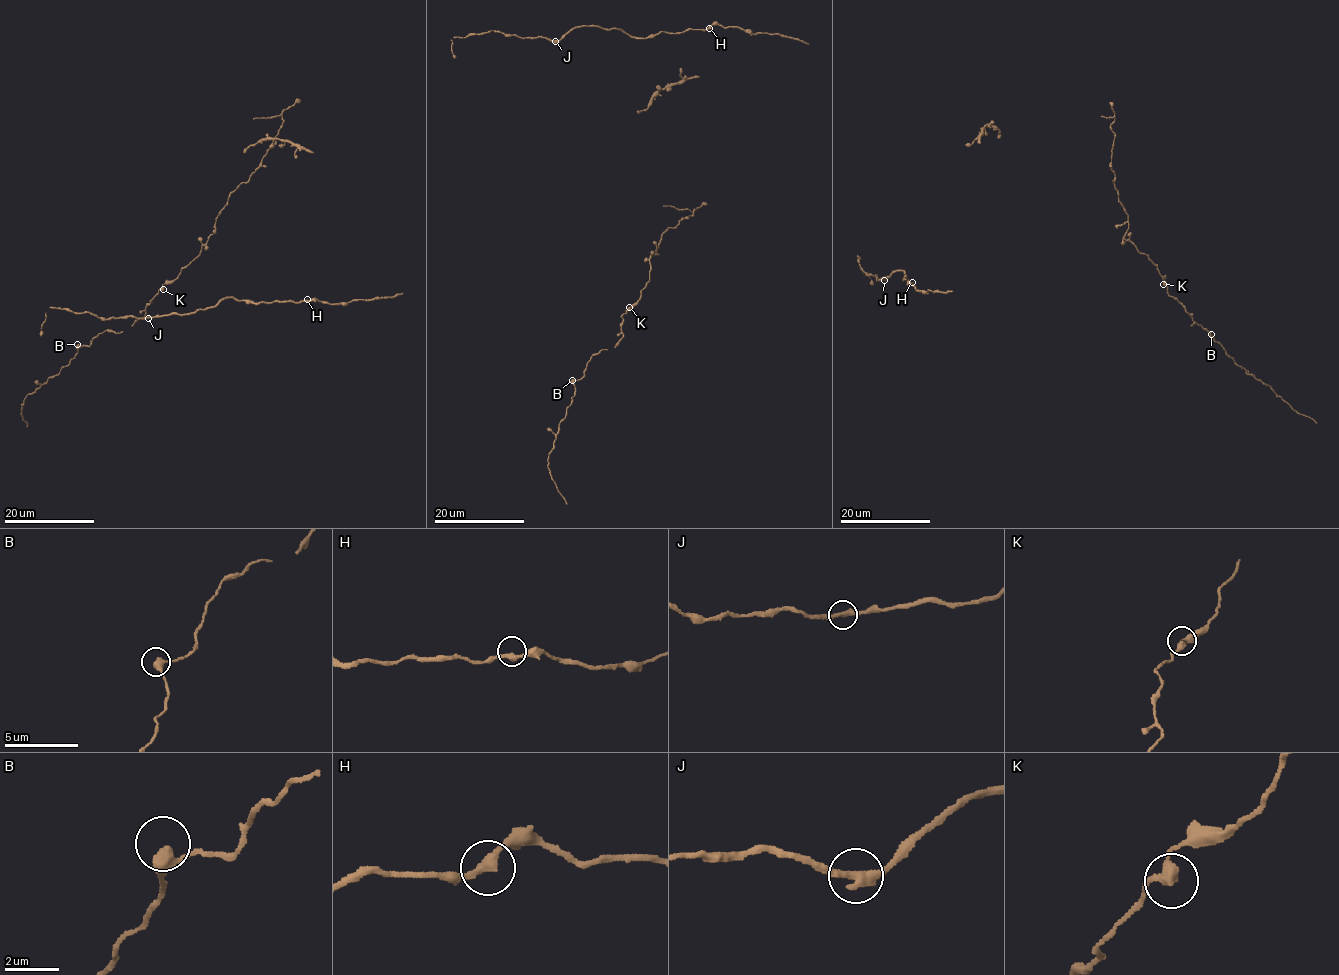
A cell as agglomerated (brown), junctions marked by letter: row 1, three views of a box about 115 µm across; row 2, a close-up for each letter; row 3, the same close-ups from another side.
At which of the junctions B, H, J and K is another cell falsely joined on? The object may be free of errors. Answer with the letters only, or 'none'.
none

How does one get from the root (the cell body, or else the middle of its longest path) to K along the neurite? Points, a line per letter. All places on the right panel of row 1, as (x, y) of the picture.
K: (1115, 226), (1128, 223), (1124, 237), (1148, 256), (1164, 279), (1163, 284)

